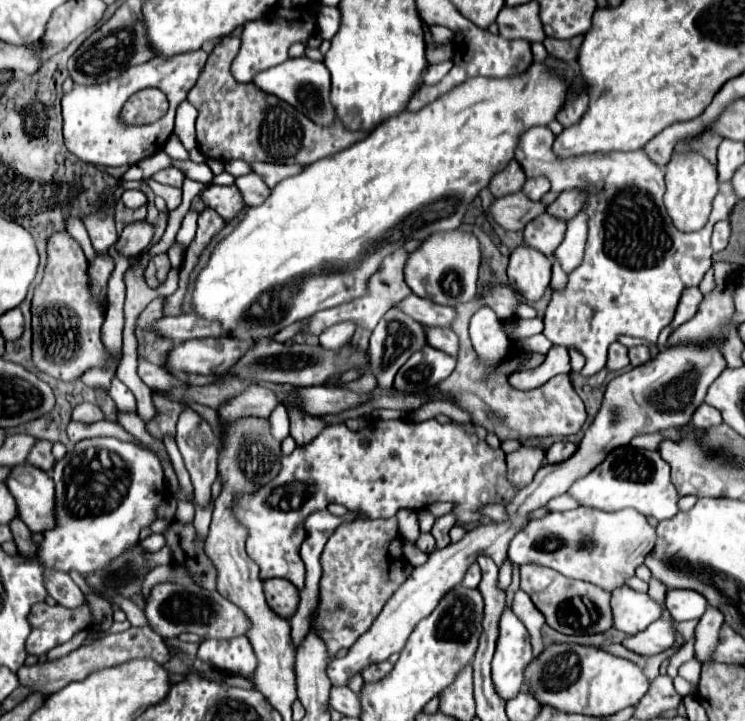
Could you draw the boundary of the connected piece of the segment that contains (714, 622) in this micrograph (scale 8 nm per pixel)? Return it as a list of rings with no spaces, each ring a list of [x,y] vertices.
[[[709,605],[695,629],[695,657],[701,663],[711,661],[711,655],[713,655],[717,639],[719,639],[721,625],[723,625],[723,613]]]

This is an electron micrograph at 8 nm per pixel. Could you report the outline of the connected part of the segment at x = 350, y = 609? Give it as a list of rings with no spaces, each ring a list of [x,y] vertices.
[[[397,517],[389,519],[355,519],[349,523],[343,523],[327,541],[323,553],[321,553],[321,565],[323,565],[323,577],[319,583],[319,607],[315,611],[315,627],[325,641],[329,655],[335,657],[339,649],[349,649],[359,635],[363,635],[373,619],[379,615],[387,599],[395,593],[395,589],[407,579],[403,559],[403,539],[397,529]]]

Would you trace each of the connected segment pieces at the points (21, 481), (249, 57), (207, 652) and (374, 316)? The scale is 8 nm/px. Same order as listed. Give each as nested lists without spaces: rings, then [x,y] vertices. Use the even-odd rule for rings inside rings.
[[[23,463],[13,467],[5,483],[17,501],[19,519],[27,523],[31,533],[43,533],[55,527],[55,489],[47,473]]]
[[[311,5],[293,7],[293,11],[281,9],[281,19],[275,15],[265,15],[261,19],[245,23],[241,33],[241,51],[231,65],[233,77],[241,83],[251,83],[259,71],[265,71],[267,67],[275,67],[277,63],[283,63],[293,43],[307,43],[307,39],[315,33],[317,33],[317,13],[315,9],[311,9]]]
[[[235,637],[229,641],[201,641],[197,657],[219,671],[241,677],[251,677],[257,667],[257,659],[247,637]]]
[[[403,249],[391,253],[385,257],[381,269],[371,277],[368,281],[368,293],[366,296],[359,299],[354,299],[351,303],[345,303],[345,305],[339,305],[339,307],[333,307],[333,309],[325,309],[325,311],[319,311],[311,317],[311,323],[305,331],[309,333],[315,333],[319,335],[325,327],[331,327],[335,323],[341,323],[341,321],[353,321],[357,326],[366,328],[366,329],[375,329],[377,323],[385,315],[385,313],[394,305],[397,304],[397,301],[405,299],[411,289],[407,287],[405,279],[403,279],[403,265],[407,261],[407,253]]]

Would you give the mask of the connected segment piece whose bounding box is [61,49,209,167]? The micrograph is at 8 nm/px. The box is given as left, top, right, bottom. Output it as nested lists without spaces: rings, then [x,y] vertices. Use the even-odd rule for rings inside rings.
[[[203,49],[173,55],[171,59],[151,59],[143,65],[129,67],[121,77],[109,79],[99,85],[75,85],[71,93],[67,93],[61,101],[63,105],[63,137],[67,149],[77,155],[79,159],[91,163],[91,165],[103,165],[103,167],[121,167],[121,165],[135,165],[151,155],[155,155],[155,149],[161,151],[173,133],[173,119],[175,109],[181,101],[185,101],[189,89],[199,79],[205,63],[207,53]],[[157,87],[161,89],[169,99],[169,111],[159,121],[147,125],[147,127],[121,127],[119,111],[123,103],[137,91]]]

